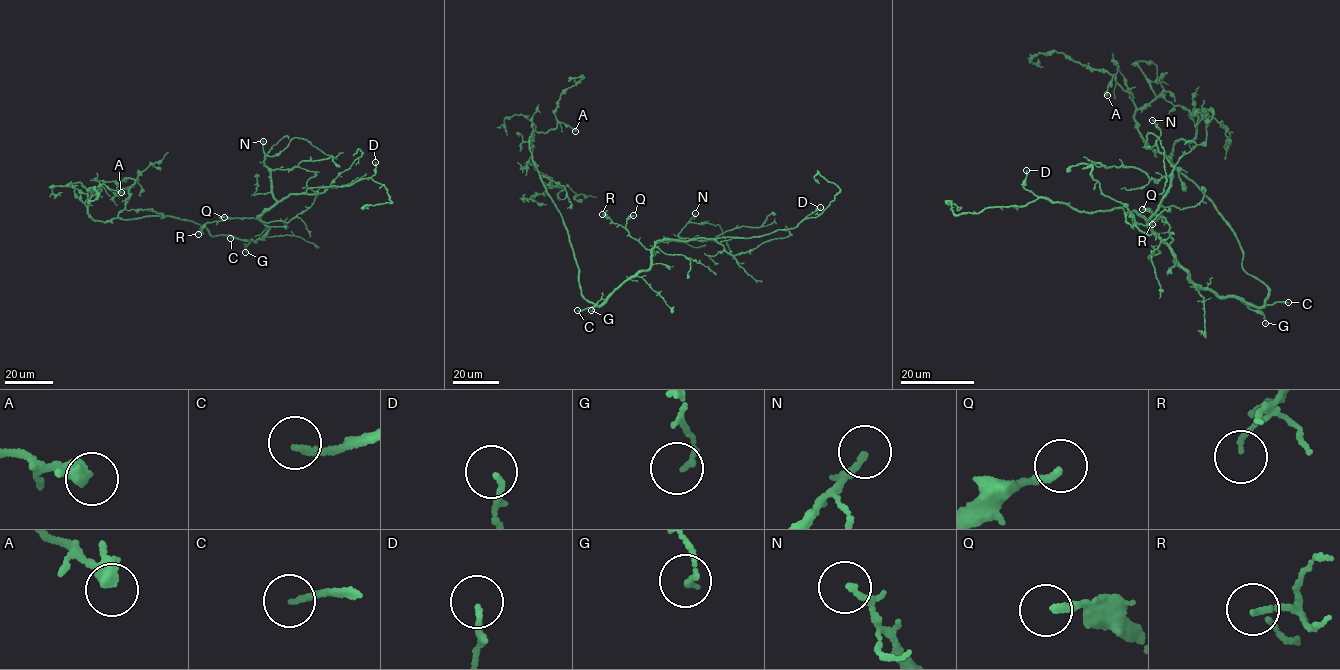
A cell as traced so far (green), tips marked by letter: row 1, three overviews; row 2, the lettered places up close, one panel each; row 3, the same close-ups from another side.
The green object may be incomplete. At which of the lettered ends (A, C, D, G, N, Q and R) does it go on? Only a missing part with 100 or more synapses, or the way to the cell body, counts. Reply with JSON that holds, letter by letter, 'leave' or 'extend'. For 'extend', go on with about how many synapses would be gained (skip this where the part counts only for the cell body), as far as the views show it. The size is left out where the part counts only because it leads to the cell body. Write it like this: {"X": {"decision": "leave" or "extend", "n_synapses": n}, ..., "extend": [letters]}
{"A": {"decision": "leave"}, "C": {"decision": "extend"}, "D": {"decision": "leave"}, "G": {"decision": "leave"}, "N": {"decision": "leave"}, "Q": {"decision": "leave"}, "R": {"decision": "leave"}, "extend": ["C"]}

